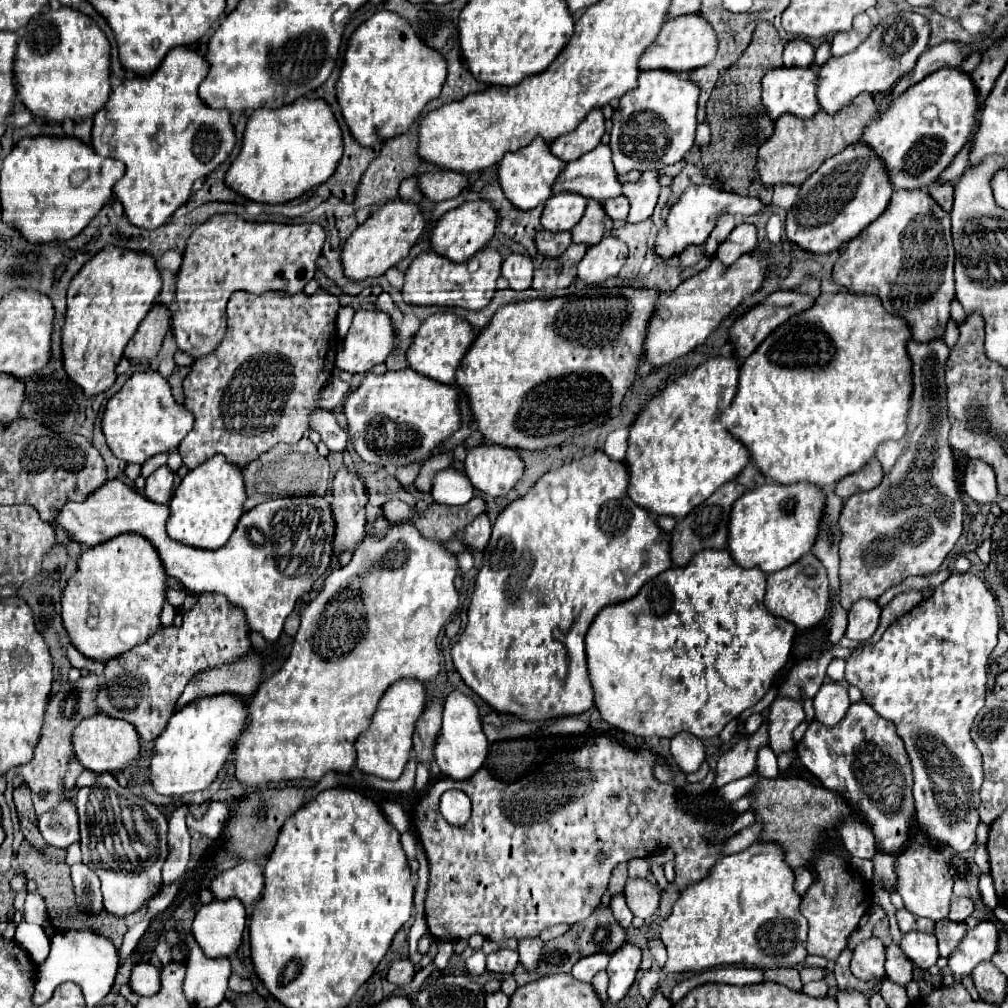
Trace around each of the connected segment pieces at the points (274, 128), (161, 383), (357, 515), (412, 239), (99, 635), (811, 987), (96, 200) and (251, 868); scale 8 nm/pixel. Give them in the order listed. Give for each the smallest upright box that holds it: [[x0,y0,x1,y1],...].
[[225,98,343,204],[103,372,193,464],[333,470,367,552],[341,200,425,282],[61,534,165,662],[803,981,827,996],[1,138,123,244],[209,862,263,906]]

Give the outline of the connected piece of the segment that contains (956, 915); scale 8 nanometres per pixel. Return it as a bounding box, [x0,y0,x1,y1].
[949,896,973,920]

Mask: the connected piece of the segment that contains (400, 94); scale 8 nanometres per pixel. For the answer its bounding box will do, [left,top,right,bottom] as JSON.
[335,12,445,146]

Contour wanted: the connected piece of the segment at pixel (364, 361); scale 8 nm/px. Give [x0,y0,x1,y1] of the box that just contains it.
[335,310,395,374]

